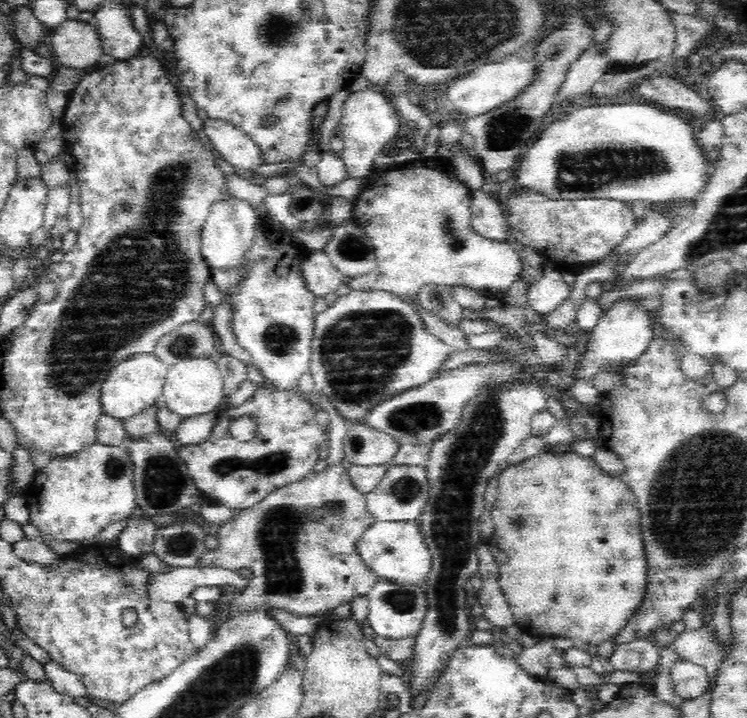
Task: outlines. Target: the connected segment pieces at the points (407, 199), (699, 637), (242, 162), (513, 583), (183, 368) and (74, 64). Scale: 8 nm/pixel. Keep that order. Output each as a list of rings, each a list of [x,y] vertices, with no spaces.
[[[418,157],[406,166],[397,166],[389,172],[378,171],[366,180],[366,190],[358,196],[358,200],[352,202],[350,218],[372,241],[377,267],[368,274],[351,278],[349,286],[352,290],[385,290],[411,302],[426,284],[445,287],[460,284],[483,291],[489,296],[503,289],[508,291],[521,278],[523,261],[515,250],[516,244],[512,240],[492,240],[473,229],[470,189],[456,176],[455,170],[444,157]]]
[[[711,627],[685,629],[682,634],[676,635],[673,632],[673,635],[675,638],[670,647],[666,647],[666,651],[672,649],[672,652],[676,652],[677,661],[703,666],[710,678],[716,673],[718,664],[726,657],[730,648],[730,644],[725,644],[724,648],[718,644]]]
[[[206,119],[201,129],[210,145],[230,166],[252,171],[266,164],[264,153],[252,136],[223,120]]]
[[[566,449],[559,452],[540,452],[528,460],[507,466],[498,475],[496,494],[490,504],[487,515],[493,520],[494,531],[486,539],[486,543],[498,563],[502,592],[513,612],[515,624],[521,628],[522,632],[540,638],[562,638],[566,643],[574,638],[579,638],[584,643],[598,646],[614,634],[616,635],[635,615],[635,611],[642,604],[646,594],[647,558],[644,540],[642,540],[640,510],[632,491],[618,475],[611,475],[602,470],[592,461],[592,457],[583,457]]]
[[[190,357],[170,365],[163,384],[162,405],[182,417],[192,417],[217,411],[224,397],[223,377],[210,357]]]
[[[66,20],[61,26],[52,30],[54,34],[47,38],[57,66],[70,67],[78,70],[91,67],[103,55],[100,38],[94,23],[77,20]]]

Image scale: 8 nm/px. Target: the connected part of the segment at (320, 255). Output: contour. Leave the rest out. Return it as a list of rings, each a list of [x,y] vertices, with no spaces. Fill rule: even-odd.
[[[324,250],[310,252],[303,258],[300,275],[306,289],[316,296],[336,292],[343,283],[343,274],[332,264]]]

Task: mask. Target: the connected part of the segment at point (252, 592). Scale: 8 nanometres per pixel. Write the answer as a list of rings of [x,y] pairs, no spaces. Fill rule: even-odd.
[[[330,464],[322,472],[310,471],[302,480],[274,489],[258,504],[239,510],[236,517],[224,522],[217,534],[219,545],[204,553],[197,566],[215,564],[235,571],[251,568],[253,578],[241,595],[231,600],[227,613],[250,608],[284,608],[302,616],[328,612],[350,603],[354,596],[366,595],[379,579],[364,566],[355,550],[362,532],[376,521],[366,511],[364,500],[365,494],[356,490],[341,464]]]

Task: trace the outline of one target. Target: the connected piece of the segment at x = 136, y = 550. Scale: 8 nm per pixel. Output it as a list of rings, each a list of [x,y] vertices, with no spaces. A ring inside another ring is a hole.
[[[127,518],[123,530],[118,535],[119,548],[130,556],[143,557],[153,552],[154,534],[156,526],[150,518]]]

